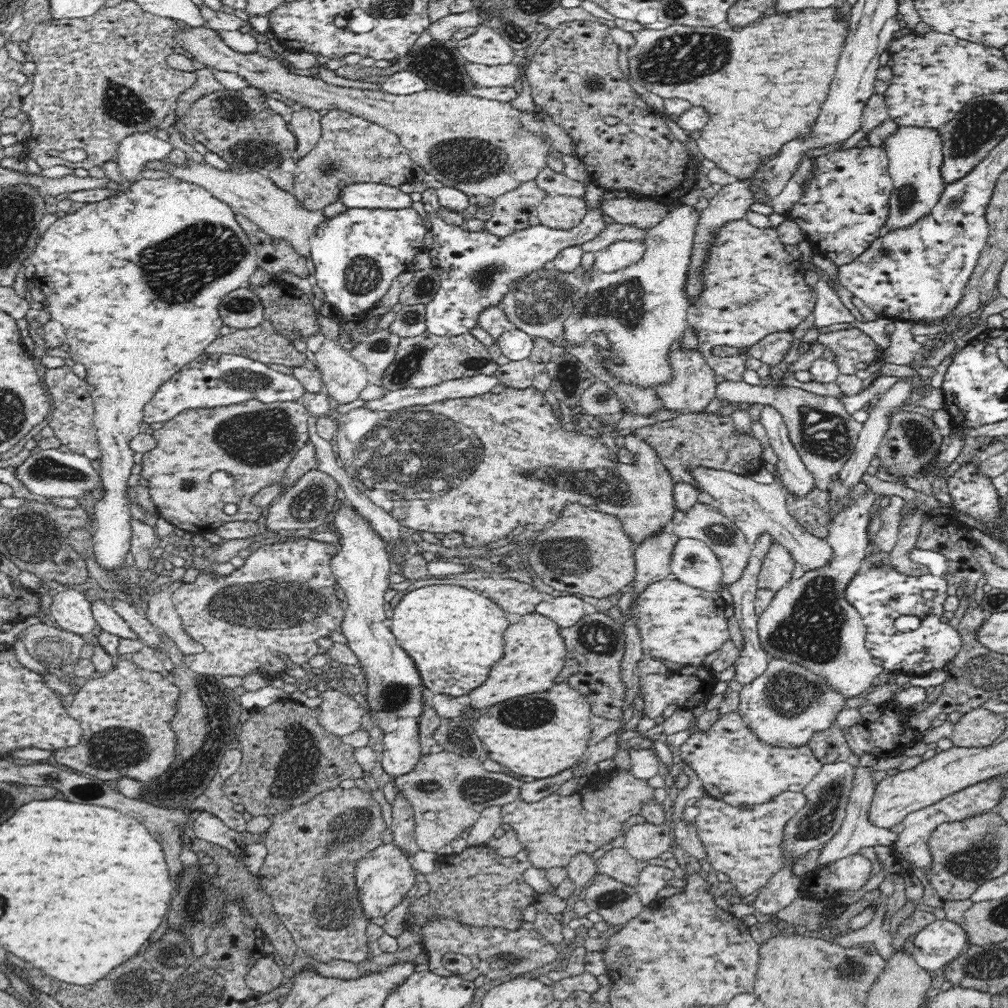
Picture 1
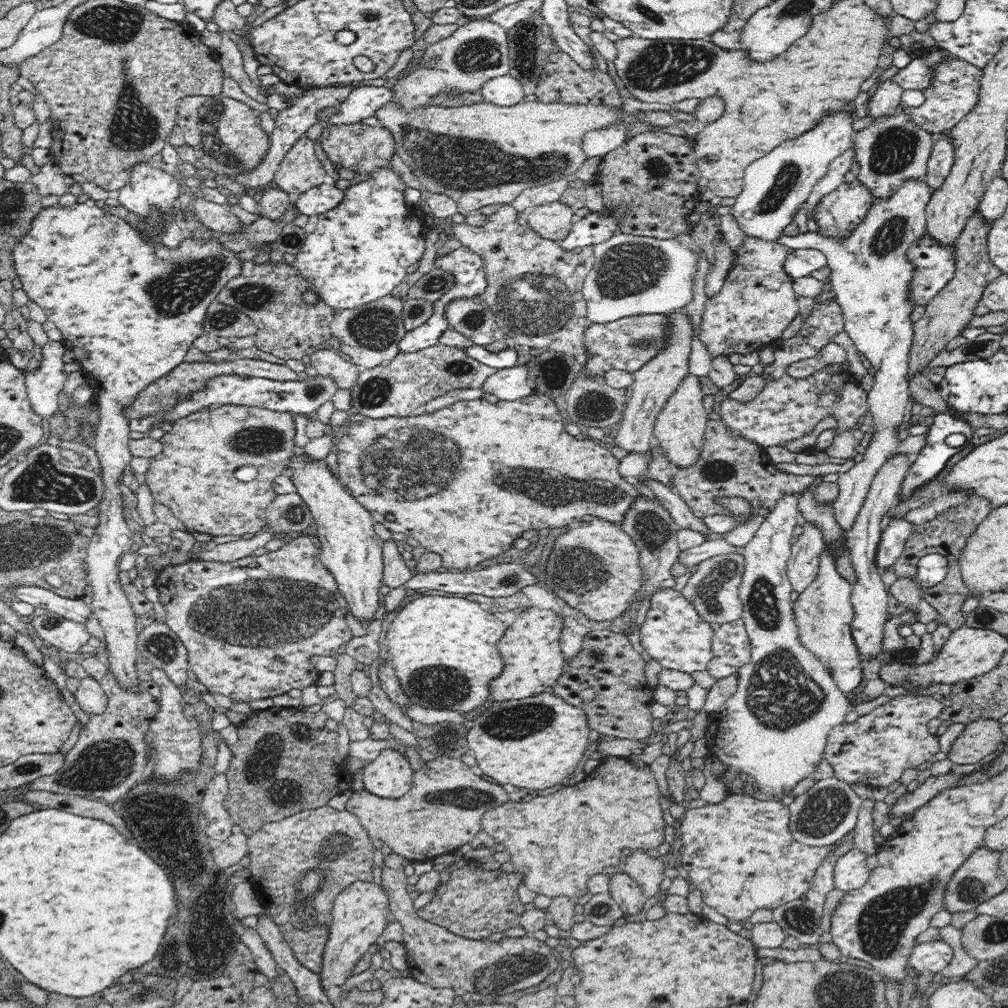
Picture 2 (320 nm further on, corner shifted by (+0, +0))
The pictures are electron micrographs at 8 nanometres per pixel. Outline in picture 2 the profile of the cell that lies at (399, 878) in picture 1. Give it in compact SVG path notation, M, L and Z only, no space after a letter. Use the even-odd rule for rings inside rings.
M356 881L348 885L335 898L333 908L330 911L330 930L327 942L325 943L324 953L320 964L321 972L319 978L321 979L321 988L324 992L332 987L341 987L354 976L354 967L356 963L368 953L368 949L377 942L377 939L382 935L383 930L387 927L388 922L386 917L389 915L388 895L384 893L381 886L377 886L374 881Z

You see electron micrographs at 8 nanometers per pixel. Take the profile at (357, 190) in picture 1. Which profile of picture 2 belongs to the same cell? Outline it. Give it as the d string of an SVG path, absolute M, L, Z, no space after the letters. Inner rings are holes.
M322 183L298 195L292 203L298 214L311 217L336 208L342 198L344 198L344 191L334 185Z

